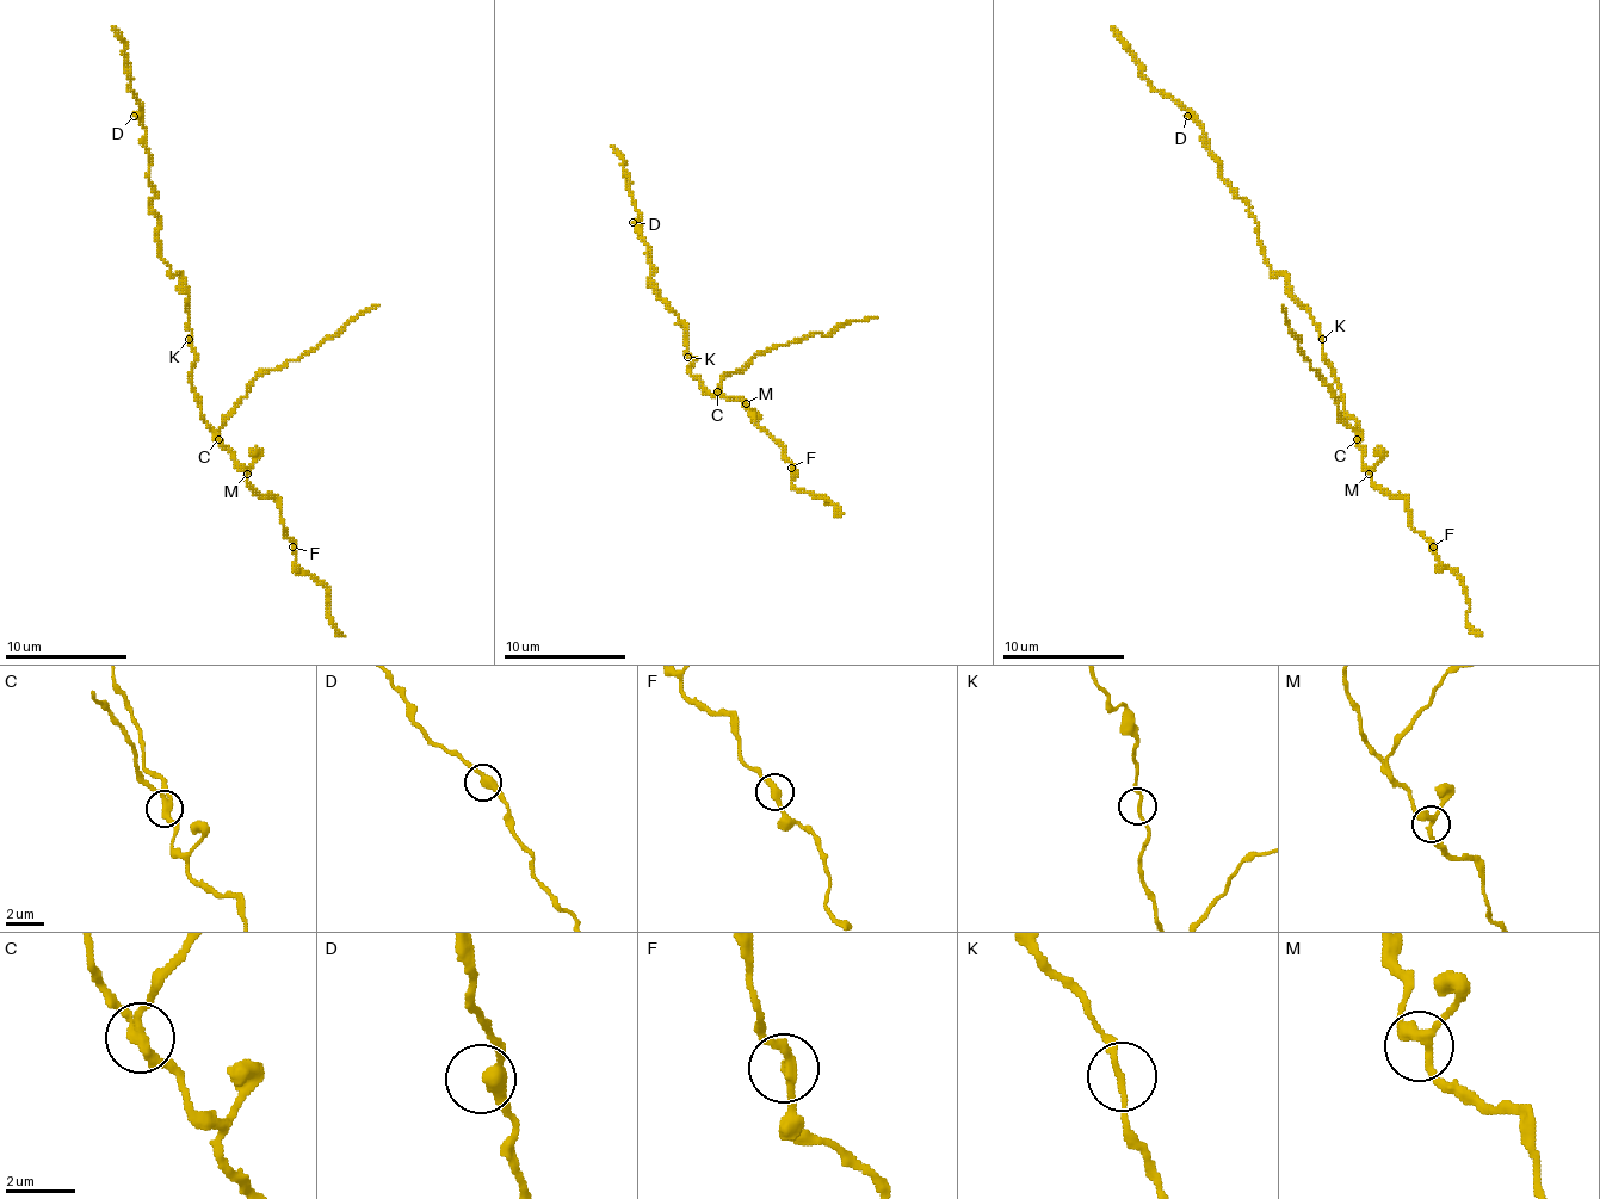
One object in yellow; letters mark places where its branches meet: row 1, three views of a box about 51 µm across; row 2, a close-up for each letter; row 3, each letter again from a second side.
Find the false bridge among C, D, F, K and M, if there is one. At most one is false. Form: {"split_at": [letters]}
{"split_at": ["C"]}

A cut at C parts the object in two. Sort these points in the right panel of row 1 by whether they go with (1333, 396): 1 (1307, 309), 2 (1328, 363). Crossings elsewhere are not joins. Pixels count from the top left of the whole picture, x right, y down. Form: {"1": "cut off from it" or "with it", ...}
{"1": "cut off from it", "2": "cut off from it"}

